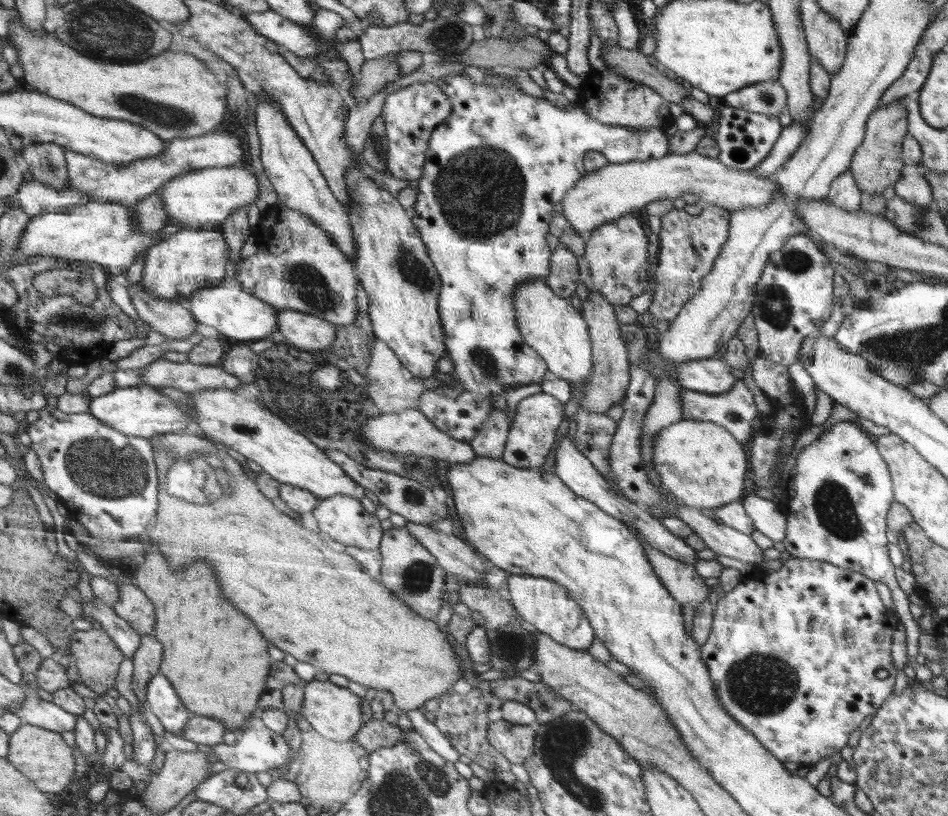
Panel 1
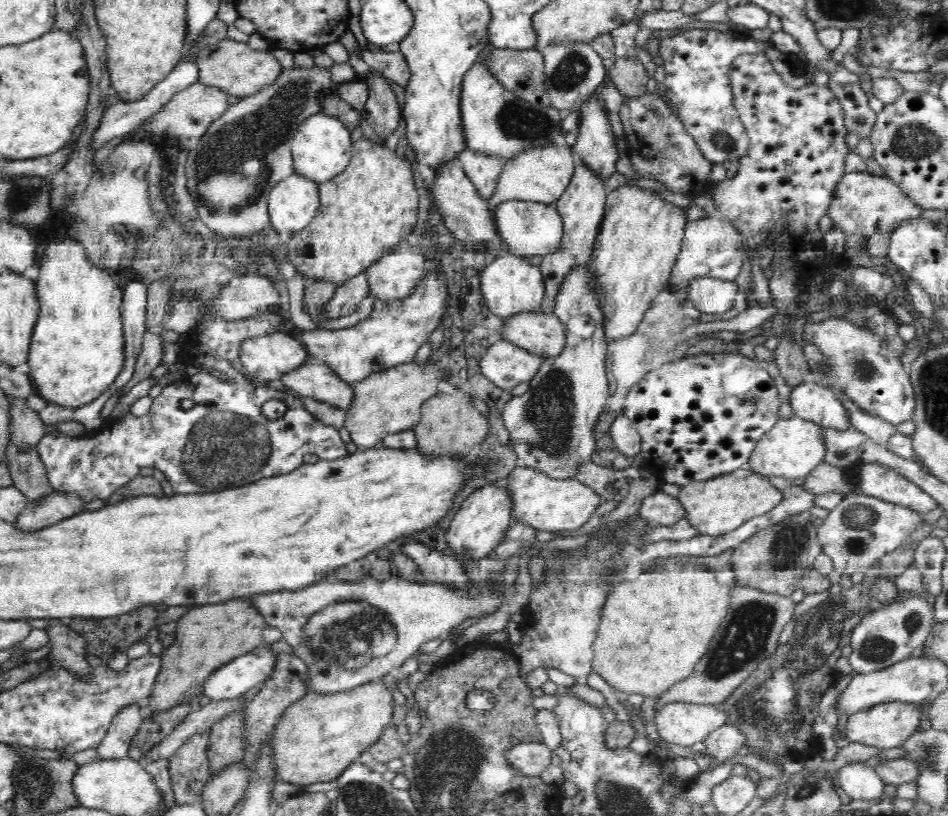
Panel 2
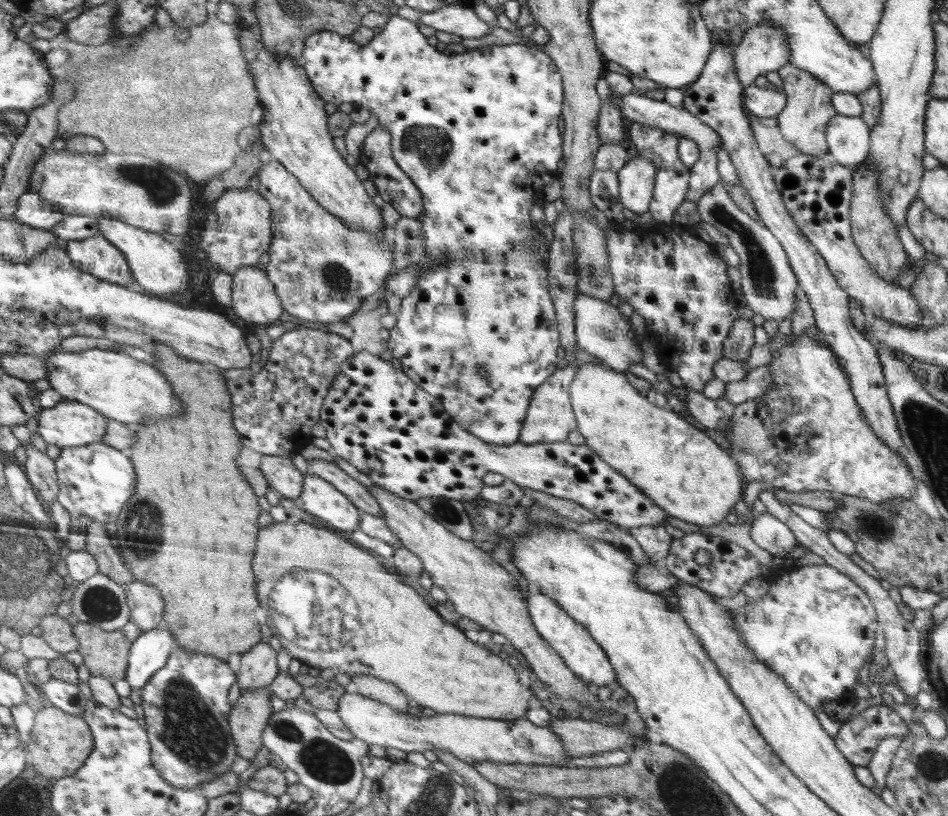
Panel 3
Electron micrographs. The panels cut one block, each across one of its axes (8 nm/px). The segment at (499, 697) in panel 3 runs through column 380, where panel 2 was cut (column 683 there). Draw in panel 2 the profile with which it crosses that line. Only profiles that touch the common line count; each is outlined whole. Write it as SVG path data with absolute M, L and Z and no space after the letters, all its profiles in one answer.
M674 558L666 560L666 566L662 568L644 572L636 582L612 585L600 609L600 626L593 643L593 672L622 696L660 697L674 684L693 674L727 616L731 592L730 587L716 584L710 570L696 564L680 566Z

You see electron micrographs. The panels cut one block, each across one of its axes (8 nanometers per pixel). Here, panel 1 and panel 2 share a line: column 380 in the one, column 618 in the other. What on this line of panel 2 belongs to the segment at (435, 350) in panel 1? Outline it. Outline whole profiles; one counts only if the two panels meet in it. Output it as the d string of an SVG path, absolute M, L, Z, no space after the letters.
M624 186L608 191L605 219L588 262L591 270L601 276L600 307L606 317L606 340L613 342L630 336L654 298L666 289L687 224L680 208L664 204L648 190Z

